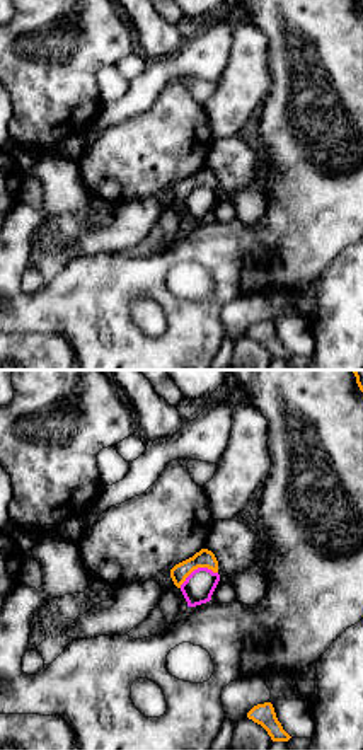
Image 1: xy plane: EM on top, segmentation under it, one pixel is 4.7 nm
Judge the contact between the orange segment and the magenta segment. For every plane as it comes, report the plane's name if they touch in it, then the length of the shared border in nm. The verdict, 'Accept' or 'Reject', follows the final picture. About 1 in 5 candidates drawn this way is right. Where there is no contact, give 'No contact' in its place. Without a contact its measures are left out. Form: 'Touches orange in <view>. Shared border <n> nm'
Touches orange in xy. Shared border 200 nm

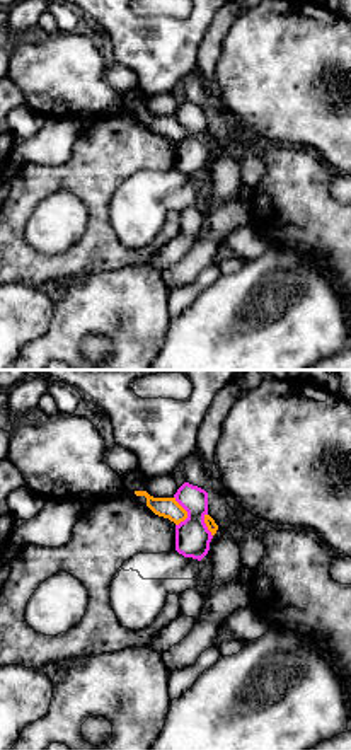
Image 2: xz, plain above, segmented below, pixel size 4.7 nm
Touches orange in xz. Shared border 140 nm

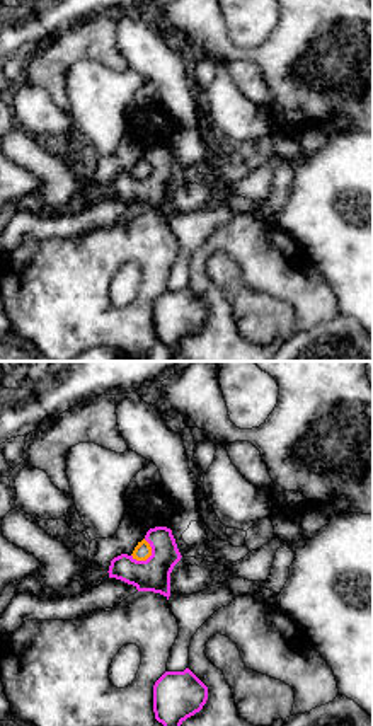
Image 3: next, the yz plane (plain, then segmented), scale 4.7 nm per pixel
Touches orange in yz. Shared border 120 nm

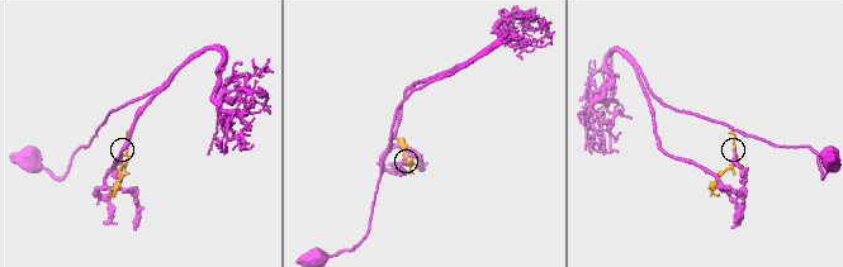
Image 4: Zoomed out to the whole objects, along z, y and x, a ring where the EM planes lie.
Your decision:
Reject

